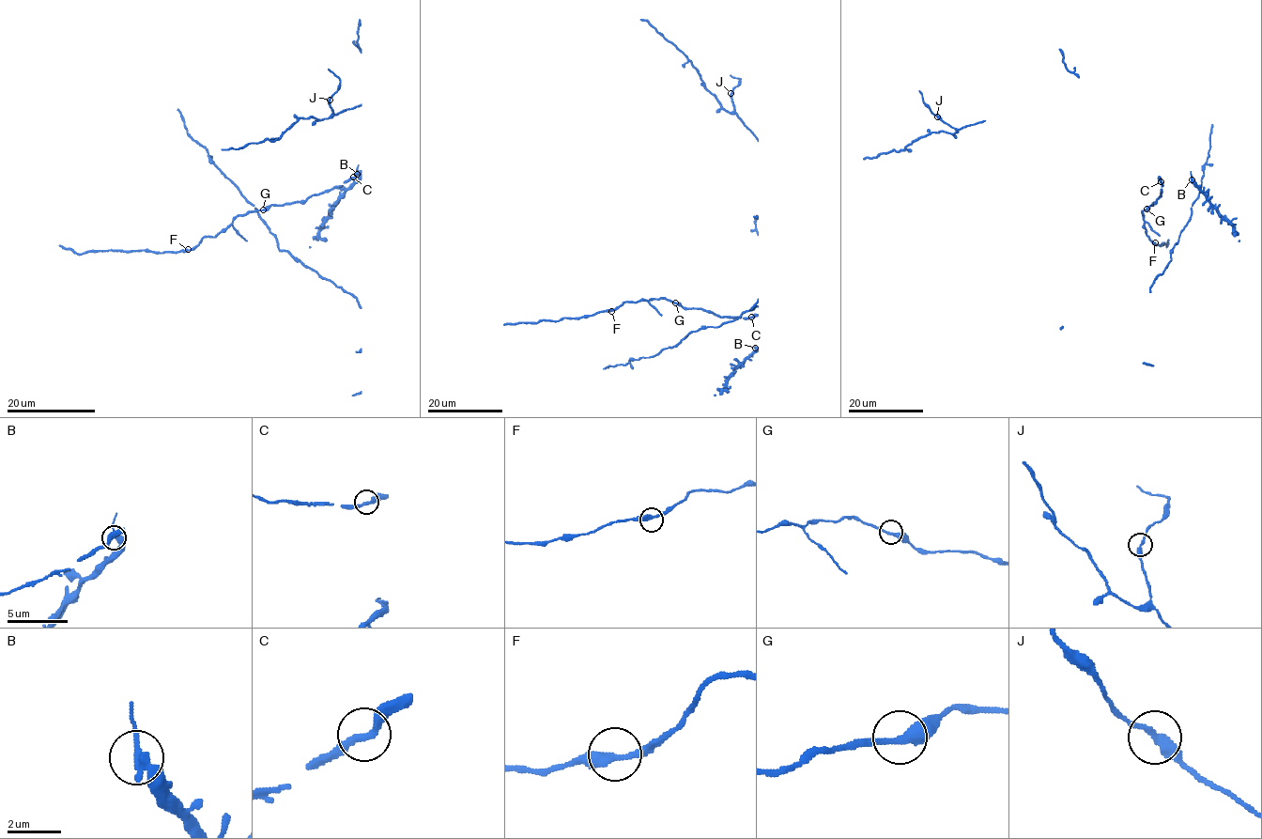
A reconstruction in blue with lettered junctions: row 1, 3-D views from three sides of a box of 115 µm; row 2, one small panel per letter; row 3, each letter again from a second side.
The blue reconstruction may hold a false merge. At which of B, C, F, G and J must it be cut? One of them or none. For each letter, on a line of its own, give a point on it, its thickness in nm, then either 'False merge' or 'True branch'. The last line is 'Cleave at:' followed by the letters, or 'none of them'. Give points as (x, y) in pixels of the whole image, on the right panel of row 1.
B: Place: (1192, 179). Thickness 300 nm. True branch
C: Place: (1161, 181). Thickness 280 nm. True branch
F: Place: (1155, 242). Thickness 320 nm. True branch
G: Place: (1146, 209). Thickness 320 nm. True branch
J: Place: (937, 116). Thickness 320 nm. True branch
Cleave at: none of them

